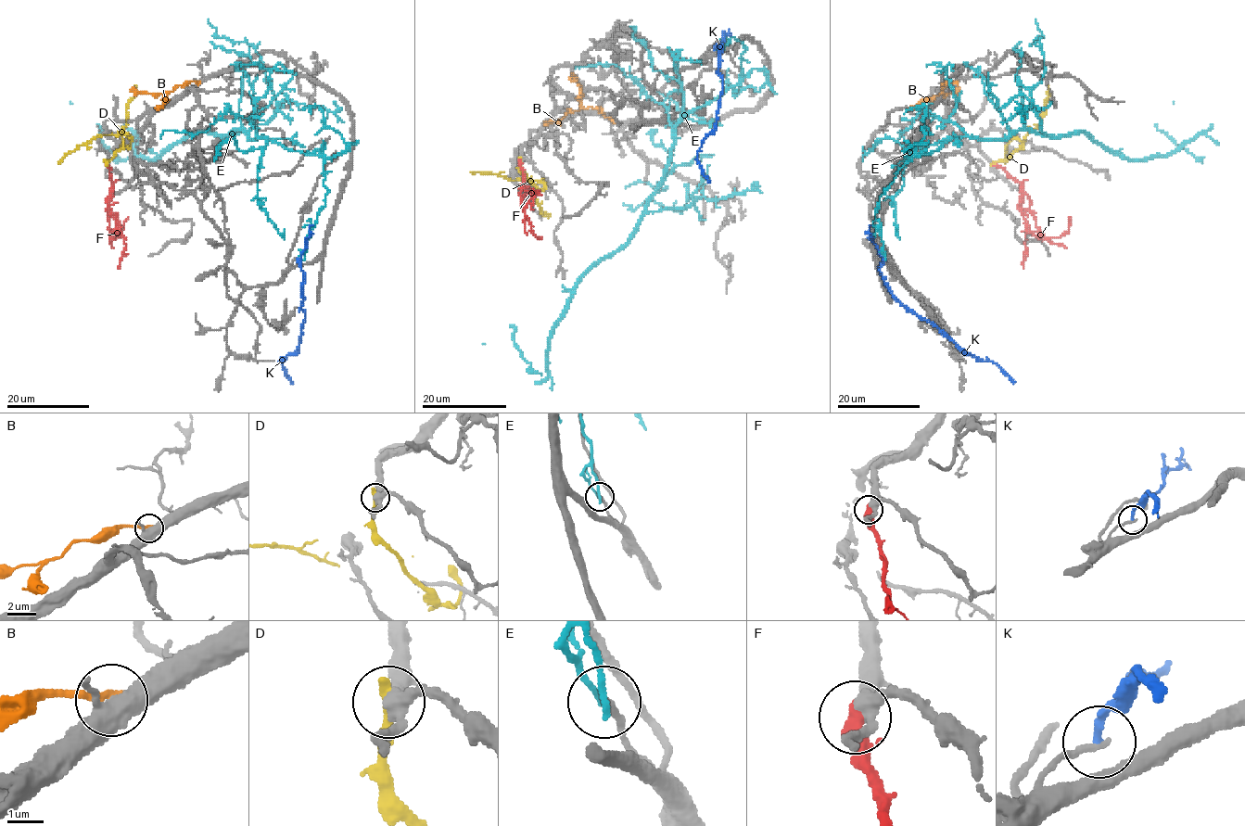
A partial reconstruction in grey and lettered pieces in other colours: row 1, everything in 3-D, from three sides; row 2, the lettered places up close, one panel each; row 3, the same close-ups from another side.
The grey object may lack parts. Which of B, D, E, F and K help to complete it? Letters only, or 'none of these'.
F

